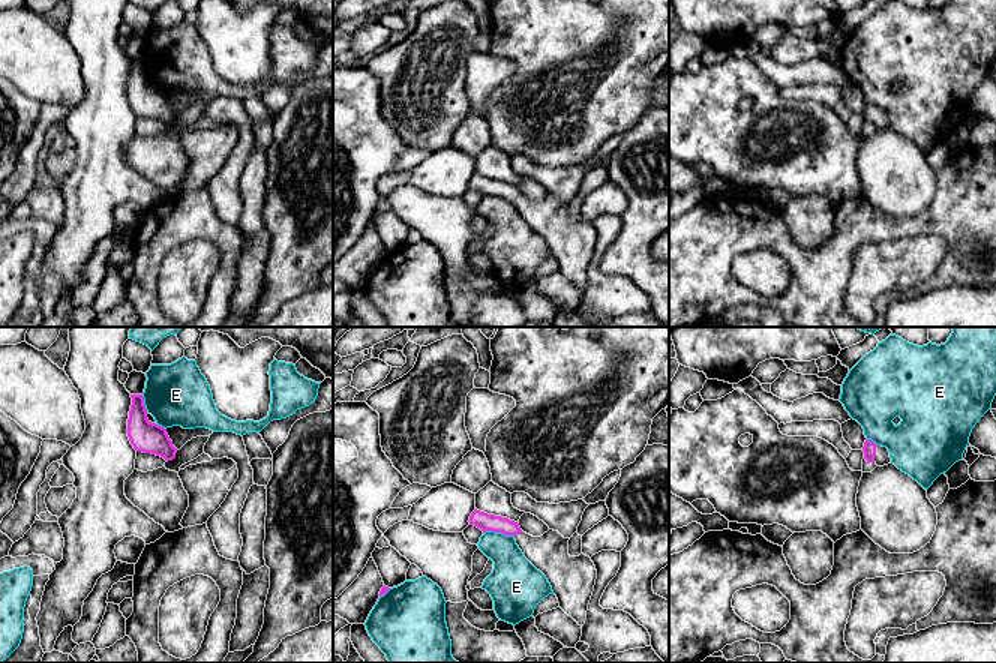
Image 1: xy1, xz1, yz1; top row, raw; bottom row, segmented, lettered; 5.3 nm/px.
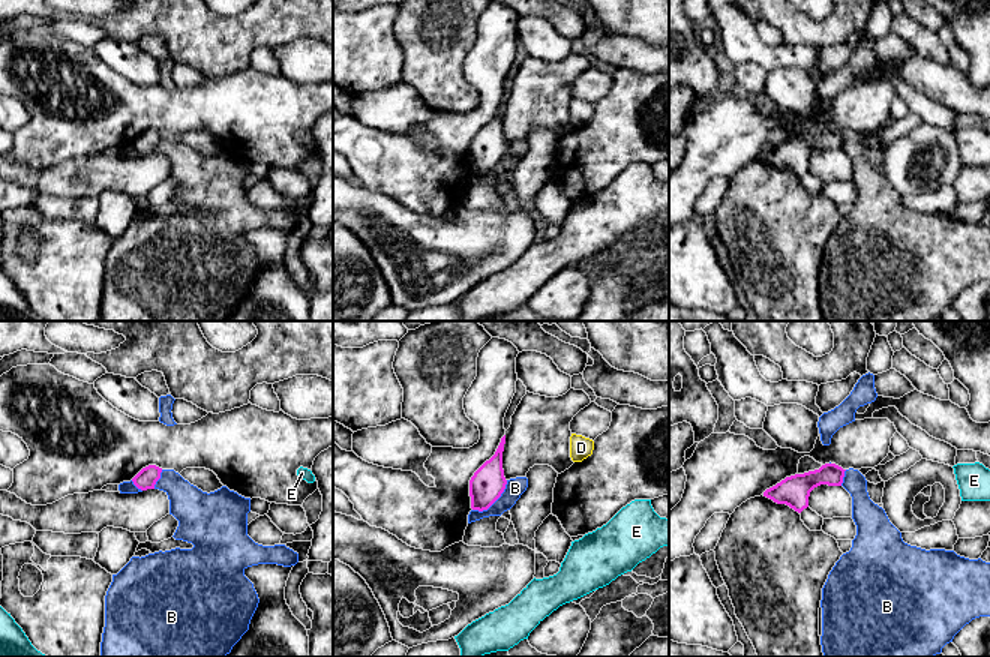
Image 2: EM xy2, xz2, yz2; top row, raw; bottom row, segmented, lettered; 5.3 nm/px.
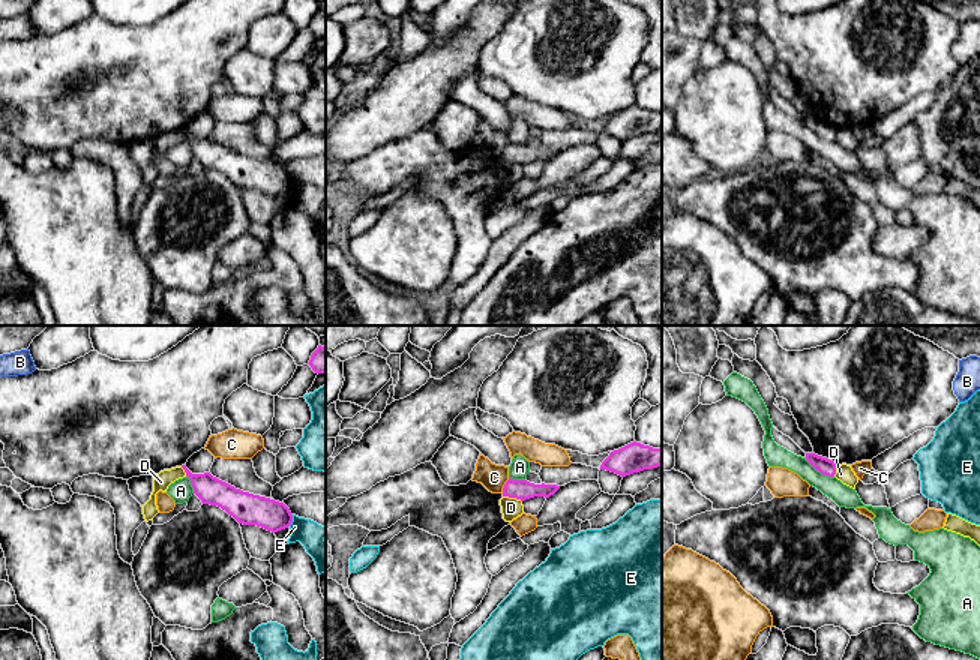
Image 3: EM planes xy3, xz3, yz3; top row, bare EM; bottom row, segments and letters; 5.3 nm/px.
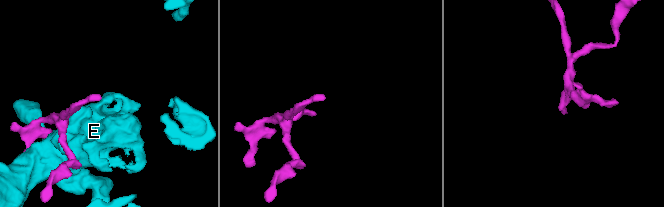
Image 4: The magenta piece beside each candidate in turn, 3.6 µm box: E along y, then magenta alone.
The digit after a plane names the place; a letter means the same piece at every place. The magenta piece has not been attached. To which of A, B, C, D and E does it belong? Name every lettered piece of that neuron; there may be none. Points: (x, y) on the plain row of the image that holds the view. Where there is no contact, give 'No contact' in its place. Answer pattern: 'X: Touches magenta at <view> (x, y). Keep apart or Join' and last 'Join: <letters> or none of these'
A: Touches magenta at yz3 (820, 135). Keep apart
B: Touches magenta at xz2 (494, 165). Keep apart
C: Touches magenta at xz3 (505, 149). Keep apart
D: Touches magenta at xz3 (512, 161). Keep apart
E: Touches magenta at xz1 (498, 195). Keep apart
Join: none of these

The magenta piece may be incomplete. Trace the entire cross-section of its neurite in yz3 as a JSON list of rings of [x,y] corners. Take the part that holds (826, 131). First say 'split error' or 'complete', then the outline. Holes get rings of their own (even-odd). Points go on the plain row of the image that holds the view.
complete; [[[806,117],[806,124],[822,140],[834,141],[837,129],[833,124],[815,117]]]

